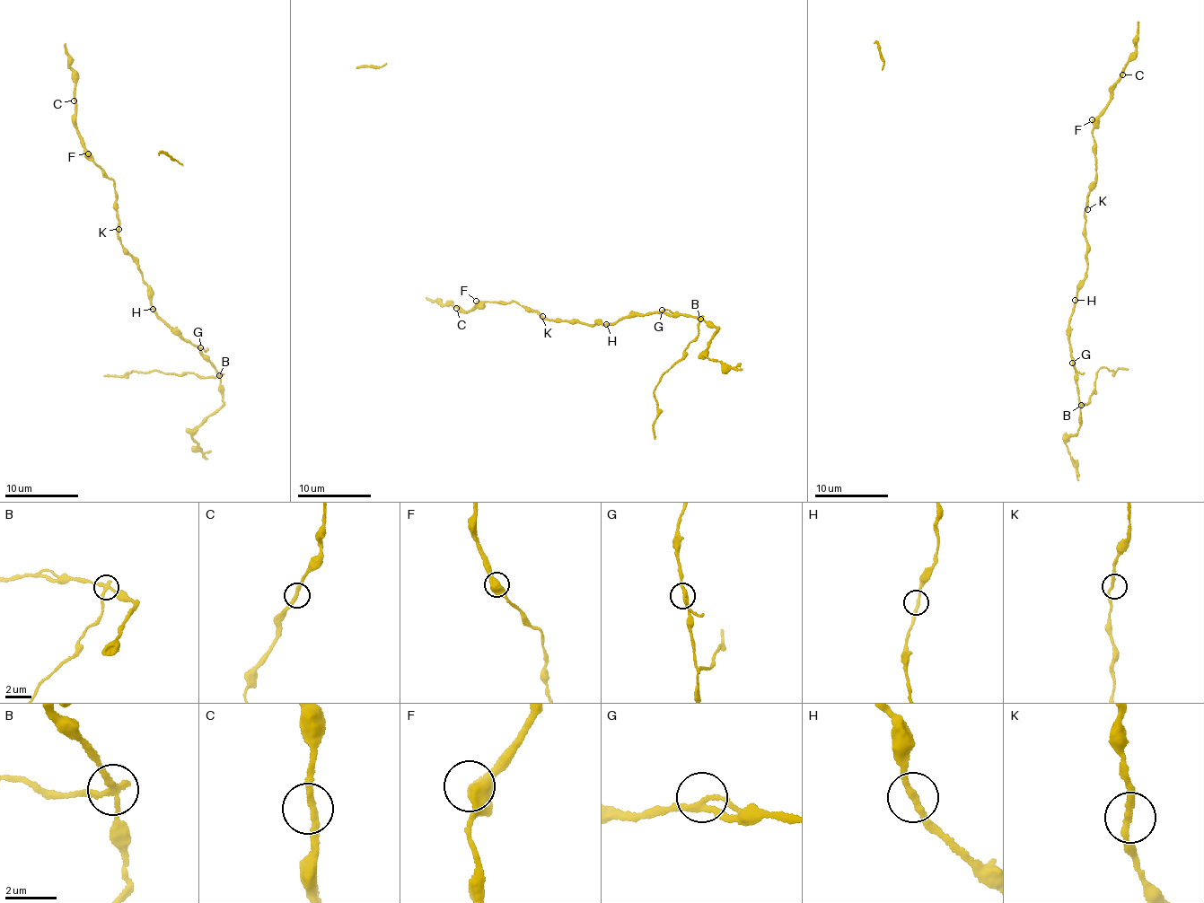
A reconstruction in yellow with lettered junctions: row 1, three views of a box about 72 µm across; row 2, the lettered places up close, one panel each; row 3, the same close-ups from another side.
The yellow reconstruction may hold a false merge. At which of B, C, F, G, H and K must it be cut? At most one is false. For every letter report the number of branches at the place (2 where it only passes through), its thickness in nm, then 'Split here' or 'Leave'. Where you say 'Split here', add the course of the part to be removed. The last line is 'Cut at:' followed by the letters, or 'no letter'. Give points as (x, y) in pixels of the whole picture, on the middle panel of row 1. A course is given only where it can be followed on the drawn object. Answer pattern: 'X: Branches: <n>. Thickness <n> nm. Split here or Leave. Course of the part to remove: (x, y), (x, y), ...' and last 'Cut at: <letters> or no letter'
B: Branches: 3. Thickness 190 nm. Split here. Course of the part to remove: (699, 319), (698, 336), (683, 350), (681, 356), (663, 372), (654, 390), (658, 405), (653, 429), (655, 439)
C: Branches: 2. Thickness 240 nm. Leave
F: Branches: 3. Thickness 400 nm. Leave
G: Branches: 2. Thickness 220 nm. Leave
H: Branches: 2. Thickness 220 nm. Leave
K: Branches: 2. Thickness 240 nm. Leave
Cut at: B

